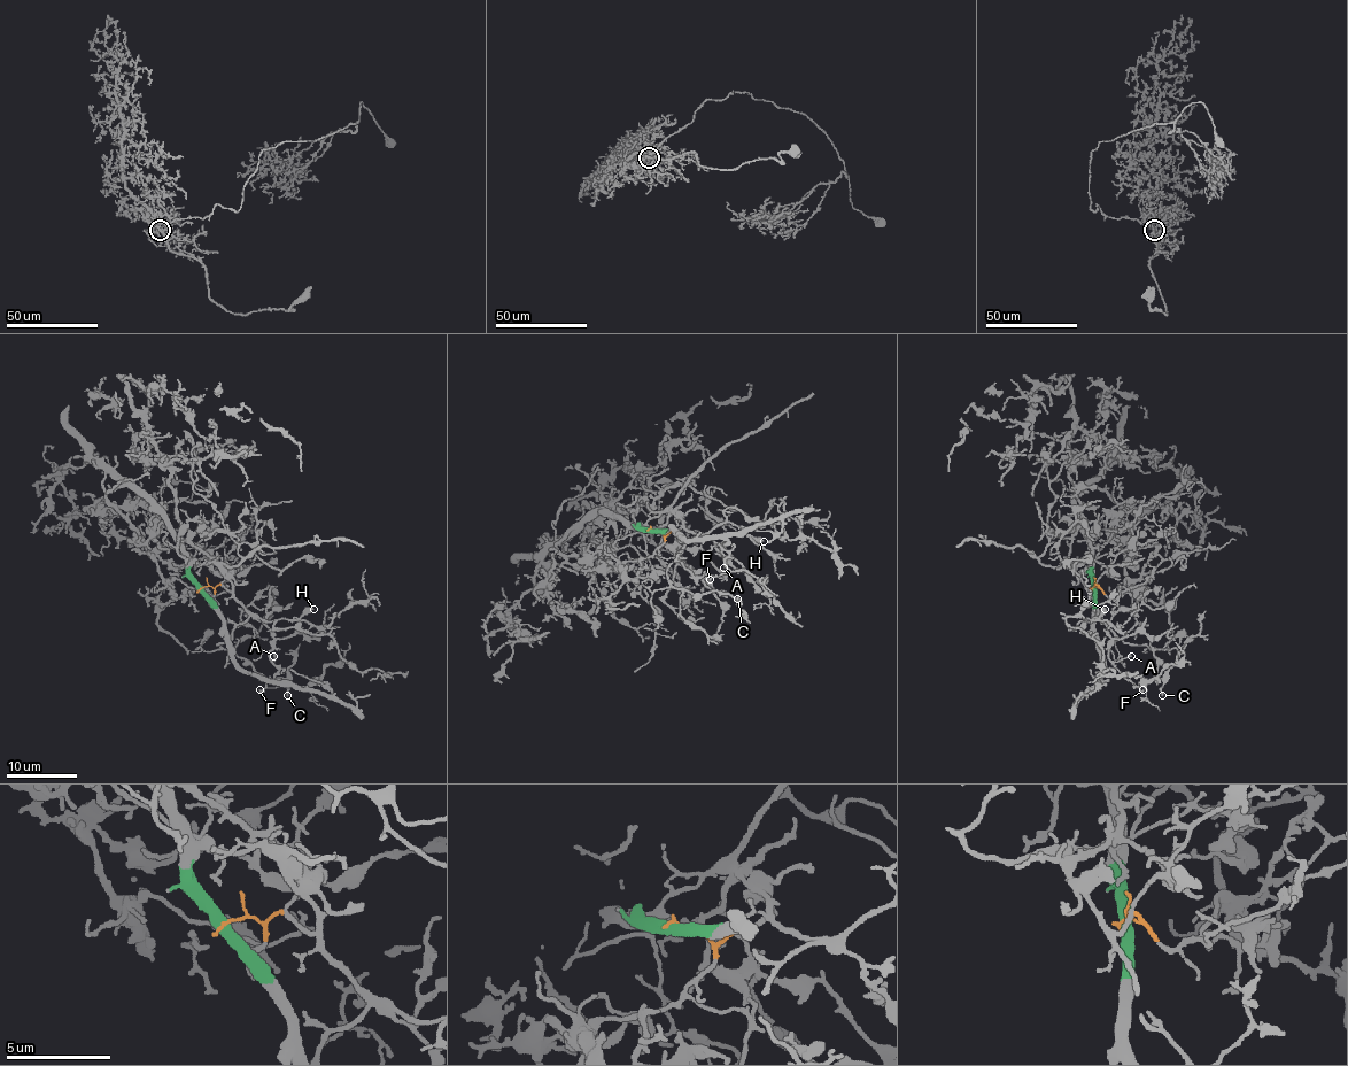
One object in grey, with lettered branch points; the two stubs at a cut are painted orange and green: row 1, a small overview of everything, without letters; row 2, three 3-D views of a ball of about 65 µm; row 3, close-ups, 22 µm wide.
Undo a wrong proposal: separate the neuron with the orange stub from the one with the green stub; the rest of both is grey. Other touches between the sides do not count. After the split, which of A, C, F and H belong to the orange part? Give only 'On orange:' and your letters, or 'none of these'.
On orange: A, C, F, H

